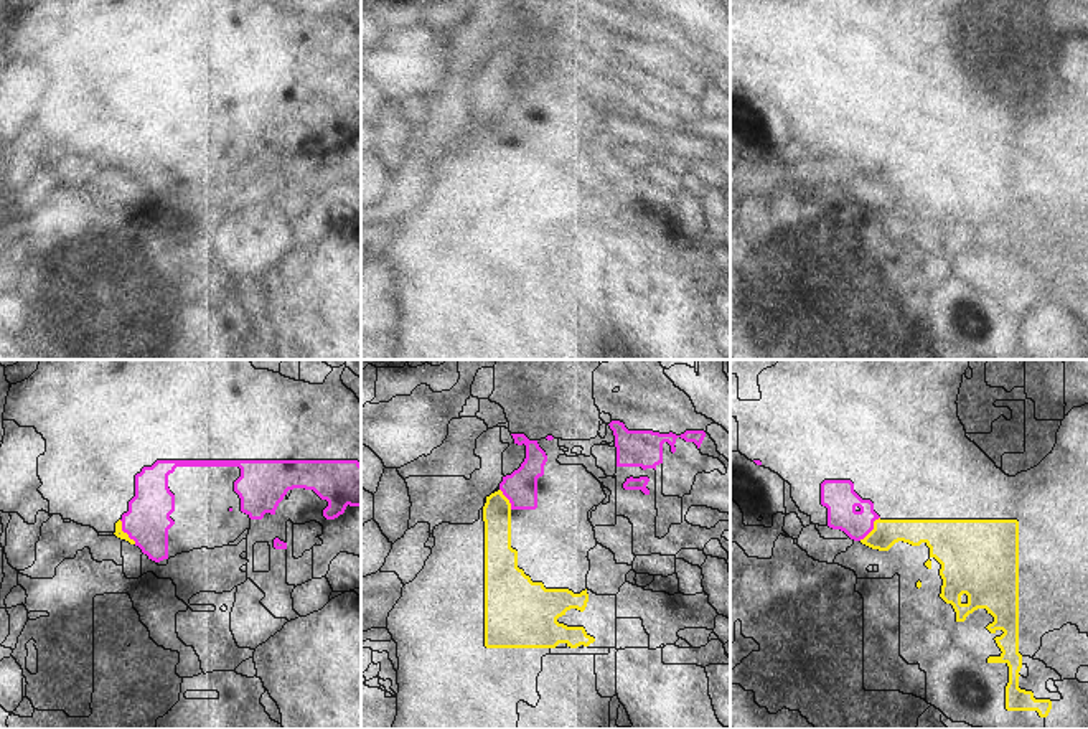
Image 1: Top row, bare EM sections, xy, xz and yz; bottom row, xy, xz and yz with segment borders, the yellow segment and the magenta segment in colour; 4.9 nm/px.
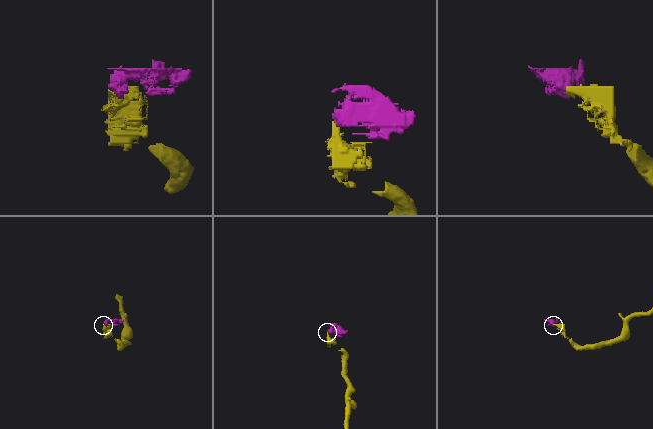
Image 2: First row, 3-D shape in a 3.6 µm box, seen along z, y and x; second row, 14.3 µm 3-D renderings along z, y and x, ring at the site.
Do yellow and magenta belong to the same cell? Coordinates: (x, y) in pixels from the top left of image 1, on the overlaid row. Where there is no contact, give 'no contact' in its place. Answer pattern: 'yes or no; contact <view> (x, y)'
no; contact xy (122, 531)

